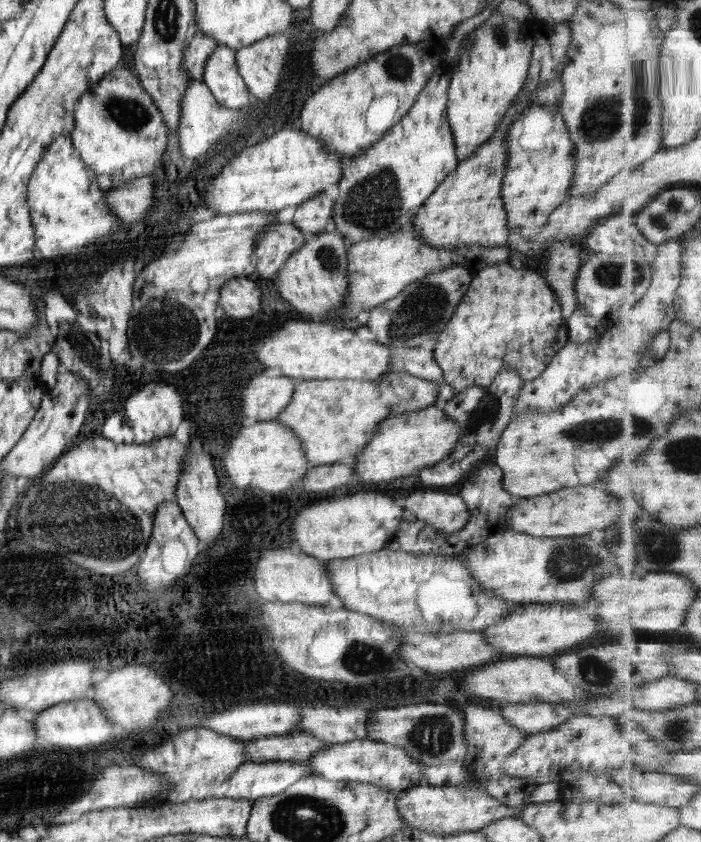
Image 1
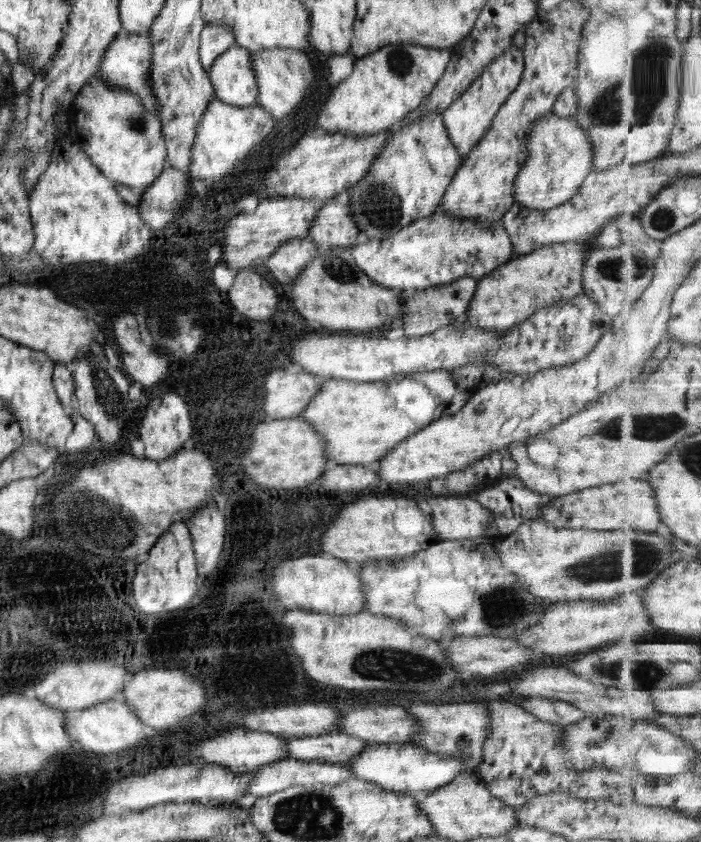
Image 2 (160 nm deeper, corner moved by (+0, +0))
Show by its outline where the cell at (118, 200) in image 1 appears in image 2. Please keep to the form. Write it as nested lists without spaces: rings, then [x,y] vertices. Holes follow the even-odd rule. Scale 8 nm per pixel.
[[[166,166],[146,191],[139,194],[138,213],[152,231],[165,228],[175,216],[181,214],[189,187],[187,173]]]

